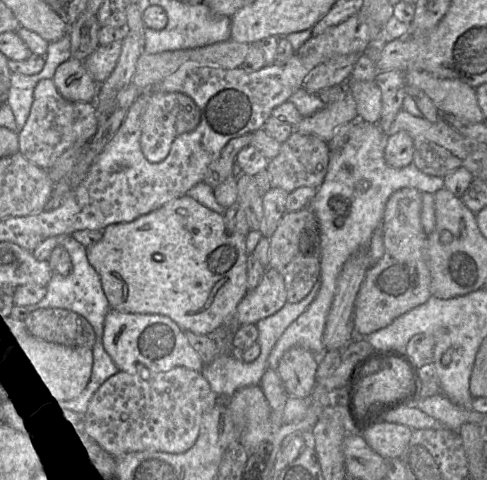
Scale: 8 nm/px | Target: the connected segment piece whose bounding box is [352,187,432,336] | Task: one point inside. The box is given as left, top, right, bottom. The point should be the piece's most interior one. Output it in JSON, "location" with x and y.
{"location":[400,281]}

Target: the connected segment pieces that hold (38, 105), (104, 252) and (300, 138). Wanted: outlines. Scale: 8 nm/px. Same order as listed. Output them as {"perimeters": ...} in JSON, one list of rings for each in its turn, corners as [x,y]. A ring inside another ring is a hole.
{"perimeters":[[[[51,79],[37,83],[24,127],[18,133],[18,153],[37,167],[49,170],[56,160],[73,146],[85,146],[98,127],[94,103],[69,102],[61,97]]],[[[183,195],[158,209],[127,223],[112,224],[102,231],[102,238],[87,248],[90,265],[100,277],[103,292],[111,309],[132,314],[163,315],[176,323],[183,331],[197,335],[214,336],[232,318],[240,300],[247,294],[246,237],[227,228],[224,216],[203,206],[193,198]]],[[[294,131],[285,142],[281,143],[278,155],[268,163],[267,171],[271,187],[281,188],[288,193],[303,186],[318,190],[326,176],[330,154],[327,142],[320,137]]]]}

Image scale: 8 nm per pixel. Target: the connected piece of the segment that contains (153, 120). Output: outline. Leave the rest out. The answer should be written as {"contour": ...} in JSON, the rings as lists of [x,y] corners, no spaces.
{"contour":[[[154,92],[142,117],[140,146],[145,158],[153,163],[161,162],[168,155],[174,139],[193,131],[199,124],[201,113],[192,98],[180,92]]]}

